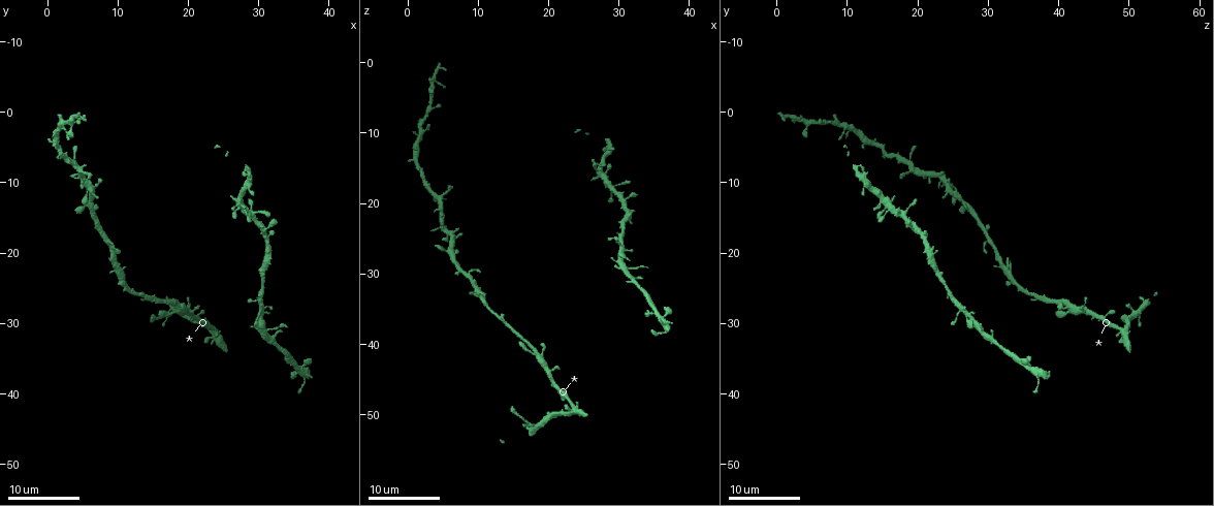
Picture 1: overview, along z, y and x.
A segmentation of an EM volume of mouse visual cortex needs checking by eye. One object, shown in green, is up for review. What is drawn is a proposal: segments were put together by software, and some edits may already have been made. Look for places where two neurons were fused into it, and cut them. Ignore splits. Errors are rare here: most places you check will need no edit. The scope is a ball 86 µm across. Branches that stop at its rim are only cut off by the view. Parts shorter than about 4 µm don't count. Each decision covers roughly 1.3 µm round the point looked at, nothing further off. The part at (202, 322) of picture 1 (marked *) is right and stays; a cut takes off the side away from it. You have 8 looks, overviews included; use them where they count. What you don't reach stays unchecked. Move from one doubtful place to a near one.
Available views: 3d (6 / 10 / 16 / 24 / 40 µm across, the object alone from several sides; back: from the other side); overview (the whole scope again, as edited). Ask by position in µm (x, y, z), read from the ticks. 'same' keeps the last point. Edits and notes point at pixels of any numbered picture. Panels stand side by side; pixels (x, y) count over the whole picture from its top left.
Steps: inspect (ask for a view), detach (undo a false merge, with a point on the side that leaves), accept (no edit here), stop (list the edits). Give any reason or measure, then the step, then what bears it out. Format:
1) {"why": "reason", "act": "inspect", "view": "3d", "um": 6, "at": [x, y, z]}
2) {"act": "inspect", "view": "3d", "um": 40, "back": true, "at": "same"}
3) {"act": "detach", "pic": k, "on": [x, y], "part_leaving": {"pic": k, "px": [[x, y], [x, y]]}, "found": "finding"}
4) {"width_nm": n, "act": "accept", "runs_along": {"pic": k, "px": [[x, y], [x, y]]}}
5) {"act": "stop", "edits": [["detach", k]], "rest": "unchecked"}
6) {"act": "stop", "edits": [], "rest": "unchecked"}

{"why": "thin neck", "act": "inspect", "view": "3d", "um": 10, "at": [31.0, 31.0, 29.5]}

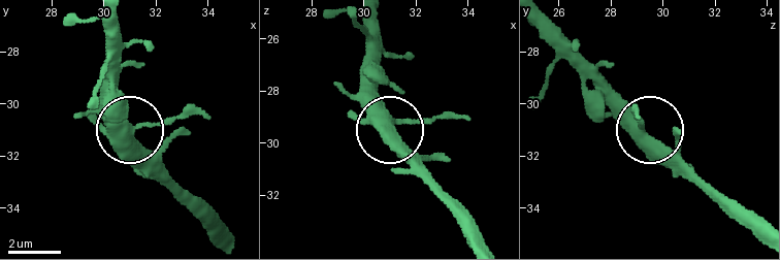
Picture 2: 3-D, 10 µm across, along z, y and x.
{"act": "accept", "found": "all the same neuron"}

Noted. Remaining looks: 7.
{"why": "small branch off a trunk", "act": "inspect", "view": "3d", "um": 10, "at": [18.5, 28.0, 41.5]}

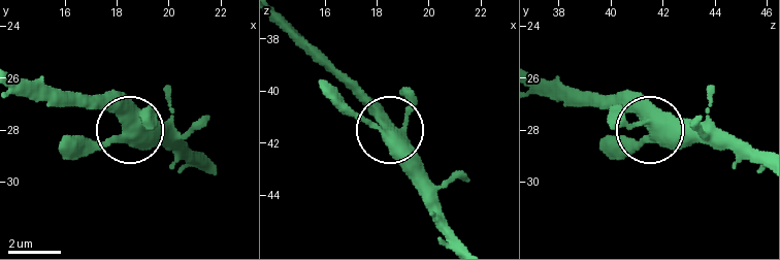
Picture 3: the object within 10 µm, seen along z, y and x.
{"width_nm": 410, "act": "accept", "runs_along": {"pic": 3, "px": [[758, 161], [725, 143], [672, 143], [654, 132], [602, 143]]}, "found": "all the same neuron"}

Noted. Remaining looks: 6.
{"why": "narrows sharply", "act": "inspect", "view": "3d", "um": 6, "at": [31.0, 21.0, 22.5]}

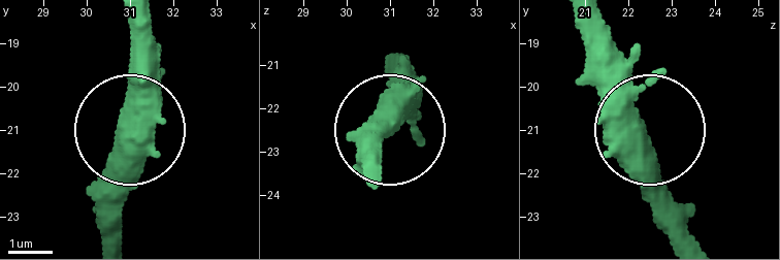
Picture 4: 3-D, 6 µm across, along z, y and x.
{"act": "inspect", "view": "3d", "um": 6, "back": true, "at": [30.85, 20.95, 22.20]}

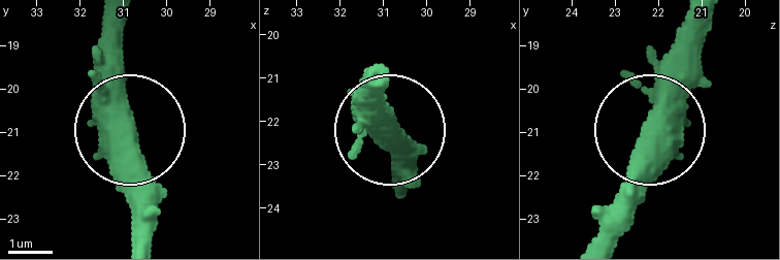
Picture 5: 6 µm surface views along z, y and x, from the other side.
{"act": "accept", "runs_along": {"pic": 5, "px": [[593, 236], [685, 30]]}, "found": "all the same neuron"}

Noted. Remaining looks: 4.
{"why": "branch point", "act": "inspect", "view": "3d", "um": 10, "at": [5.0, 8.5, 19.0]}

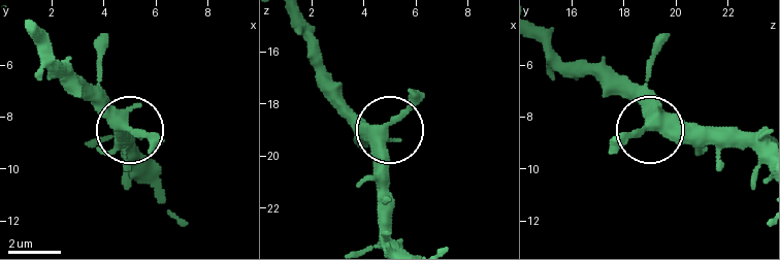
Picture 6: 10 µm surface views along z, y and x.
{"why": "from behind", "act": "inspect", "view": "3d", "um": 10, "back": true, "at": [5.0, 8.4, 18.8]}

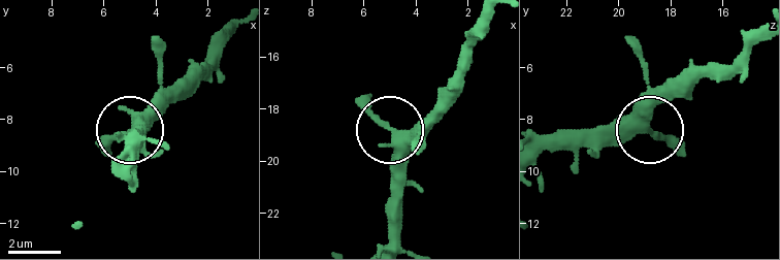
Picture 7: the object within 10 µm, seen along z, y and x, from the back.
{"width_nm": 320, "act": "accept", "found": "one neuron here"}

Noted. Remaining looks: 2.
{"act": "stop", "edits": [], "rest": "unchecked"}

